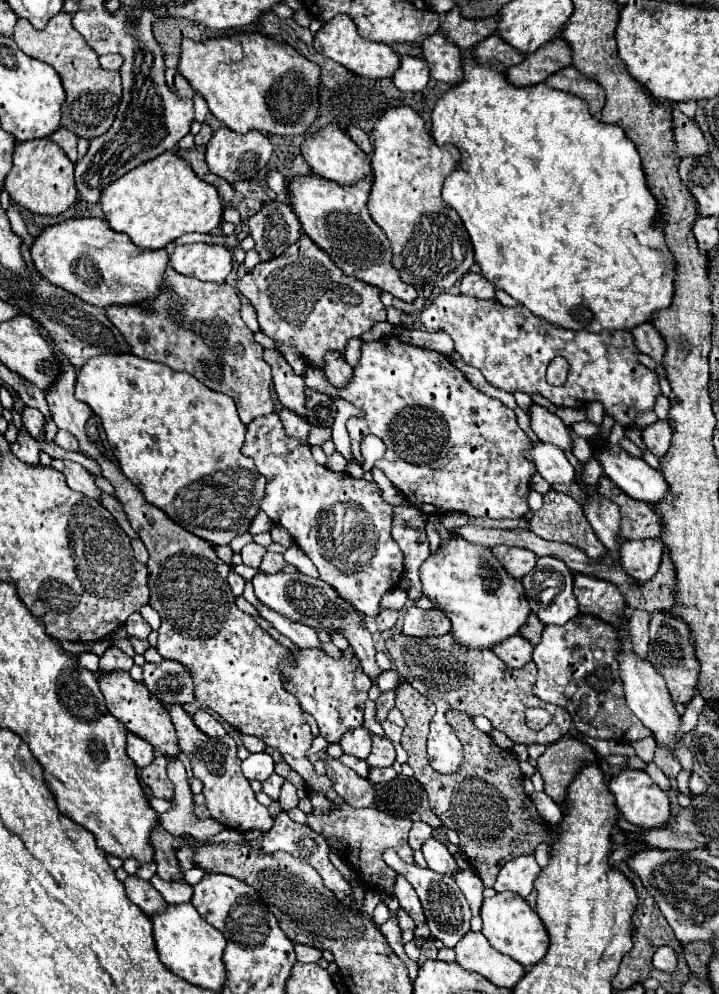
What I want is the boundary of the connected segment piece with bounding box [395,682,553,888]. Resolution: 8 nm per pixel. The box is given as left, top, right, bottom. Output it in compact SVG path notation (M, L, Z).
M401 682L395 690L395 706L403 712L407 722L401 738L401 746L409 754L409 766L415 770L415 778L423 784L431 810L441 818L441 822L455 830L461 838L459 848L469 858L471 866L479 872L483 884L493 888L499 870L515 856L533 854L537 844L551 840L547 836L547 824L537 814L531 798L523 792L523 774L519 770L519 760L501 750L489 734L475 728L471 716L463 712L451 712L449 720L459 720L459 740L465 748L465 760L455 774L439 774L429 766L427 760L427 734L429 722L433 718L431 710L435 704L421 696L409 682Z

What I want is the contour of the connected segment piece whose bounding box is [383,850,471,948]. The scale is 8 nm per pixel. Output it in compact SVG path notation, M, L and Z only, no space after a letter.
M385 850L383 860L387 862L387 866L397 870L397 874L405 876L411 882L411 886L417 890L417 896L423 904L427 924L429 924L429 930L431 930L433 938L439 938L447 948L455 948L455 944L469 932L471 908L467 906L467 900L463 898L463 892L459 890L453 876L451 874L437 874L429 868L419 868L419 866L405 864L405 862L399 860L399 856L393 850Z

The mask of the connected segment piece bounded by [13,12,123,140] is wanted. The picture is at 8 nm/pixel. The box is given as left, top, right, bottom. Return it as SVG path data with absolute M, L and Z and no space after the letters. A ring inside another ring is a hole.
M59 12L49 20L43 30L35 30L31 22L17 20L13 40L31 58L51 64L65 88L67 100L61 106L61 126L71 130L77 138L97 138L111 128L121 102L121 76L119 70L103 70L97 62L97 52L93 52L83 36L71 26L71 14Z

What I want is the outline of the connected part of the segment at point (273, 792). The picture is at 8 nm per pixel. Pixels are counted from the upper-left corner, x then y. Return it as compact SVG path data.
M271 774L271 776L267 778L267 782L263 782L263 790L265 790L265 794L271 796L273 800L277 800L283 782L285 782L285 778L281 778L279 774Z

